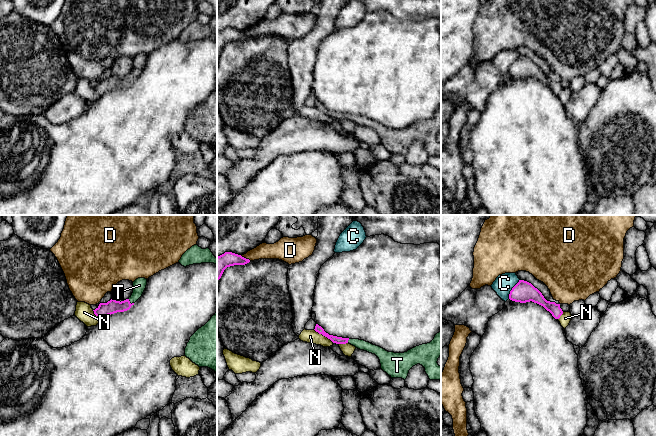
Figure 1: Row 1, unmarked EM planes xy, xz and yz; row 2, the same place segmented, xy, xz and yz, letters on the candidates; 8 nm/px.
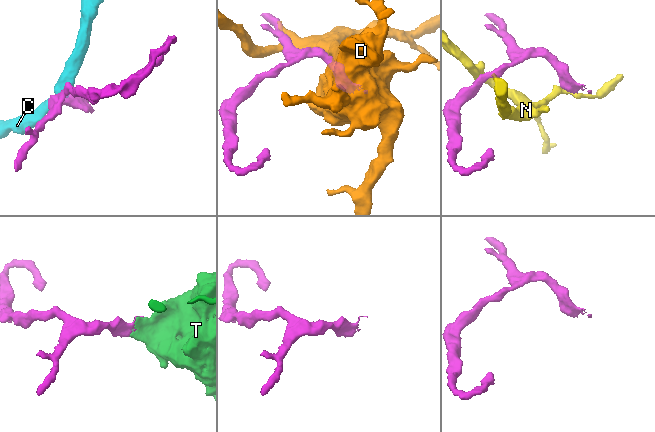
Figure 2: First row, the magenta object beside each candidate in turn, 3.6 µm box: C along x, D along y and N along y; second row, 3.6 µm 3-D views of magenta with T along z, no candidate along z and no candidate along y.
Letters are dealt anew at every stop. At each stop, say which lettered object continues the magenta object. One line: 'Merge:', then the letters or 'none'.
Merge: T

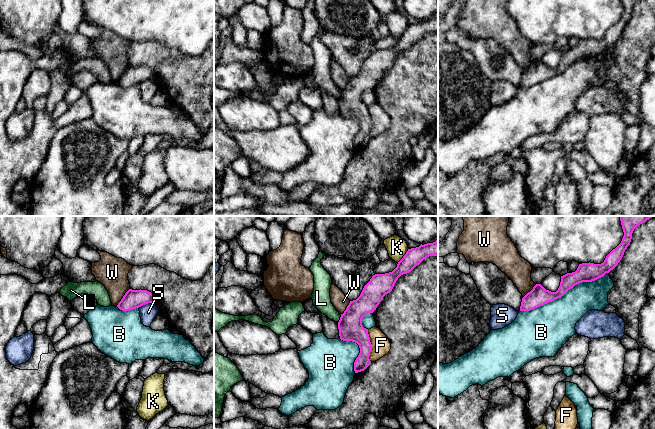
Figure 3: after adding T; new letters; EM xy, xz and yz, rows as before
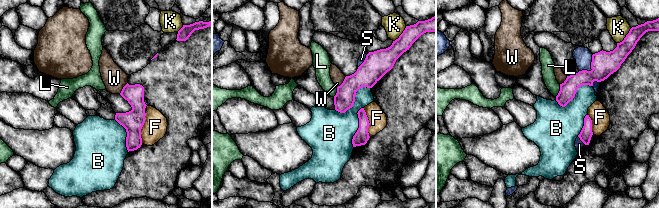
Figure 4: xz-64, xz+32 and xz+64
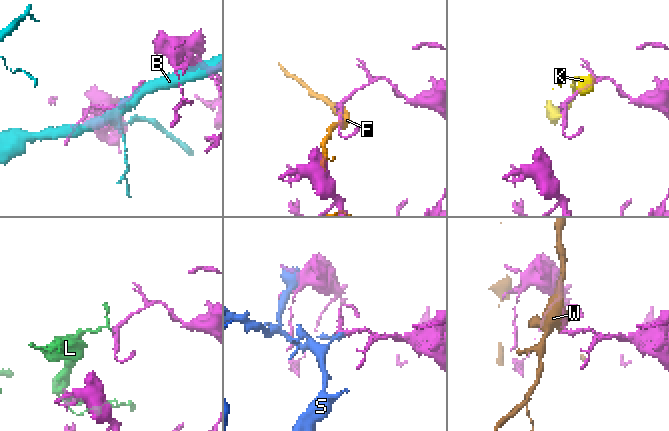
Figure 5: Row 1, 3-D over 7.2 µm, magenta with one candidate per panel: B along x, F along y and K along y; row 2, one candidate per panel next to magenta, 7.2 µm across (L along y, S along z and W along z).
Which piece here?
Merge: none

